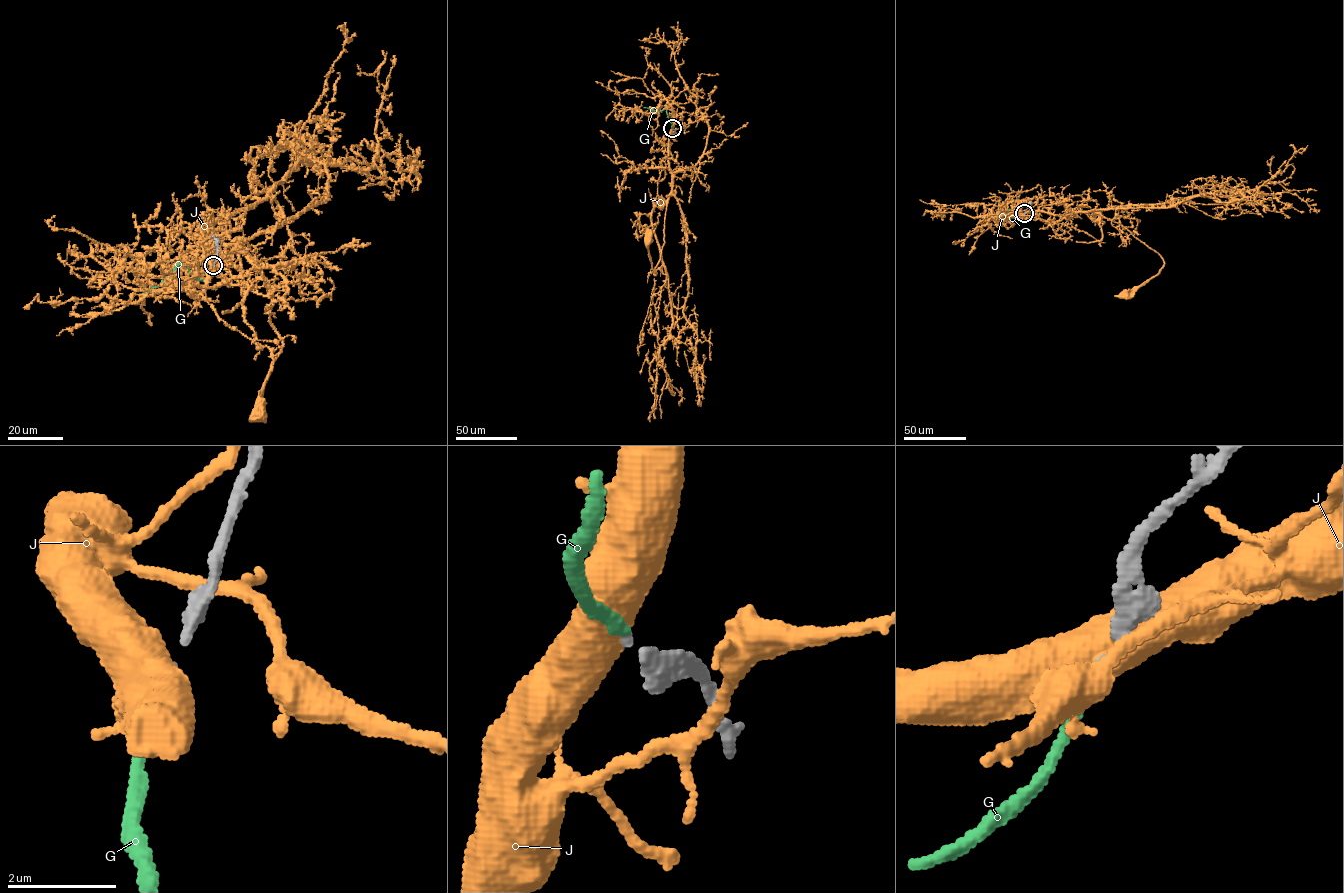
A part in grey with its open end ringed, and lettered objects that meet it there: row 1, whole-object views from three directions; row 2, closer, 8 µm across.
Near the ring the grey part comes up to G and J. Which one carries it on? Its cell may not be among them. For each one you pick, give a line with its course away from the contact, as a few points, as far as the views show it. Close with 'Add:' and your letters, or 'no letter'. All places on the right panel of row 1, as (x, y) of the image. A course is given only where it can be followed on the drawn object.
G: via (1024, 214), (1015, 219), (1007, 209), (1010, 210), (1009, 220)
Add: G

